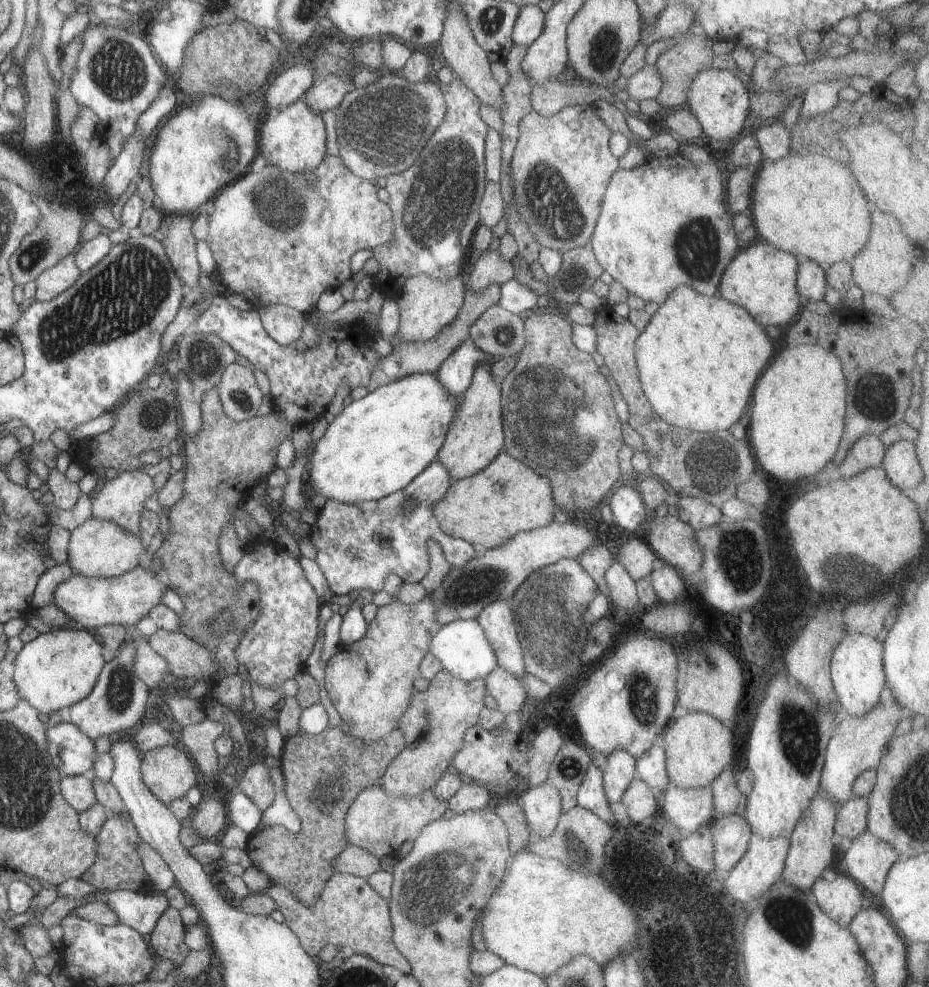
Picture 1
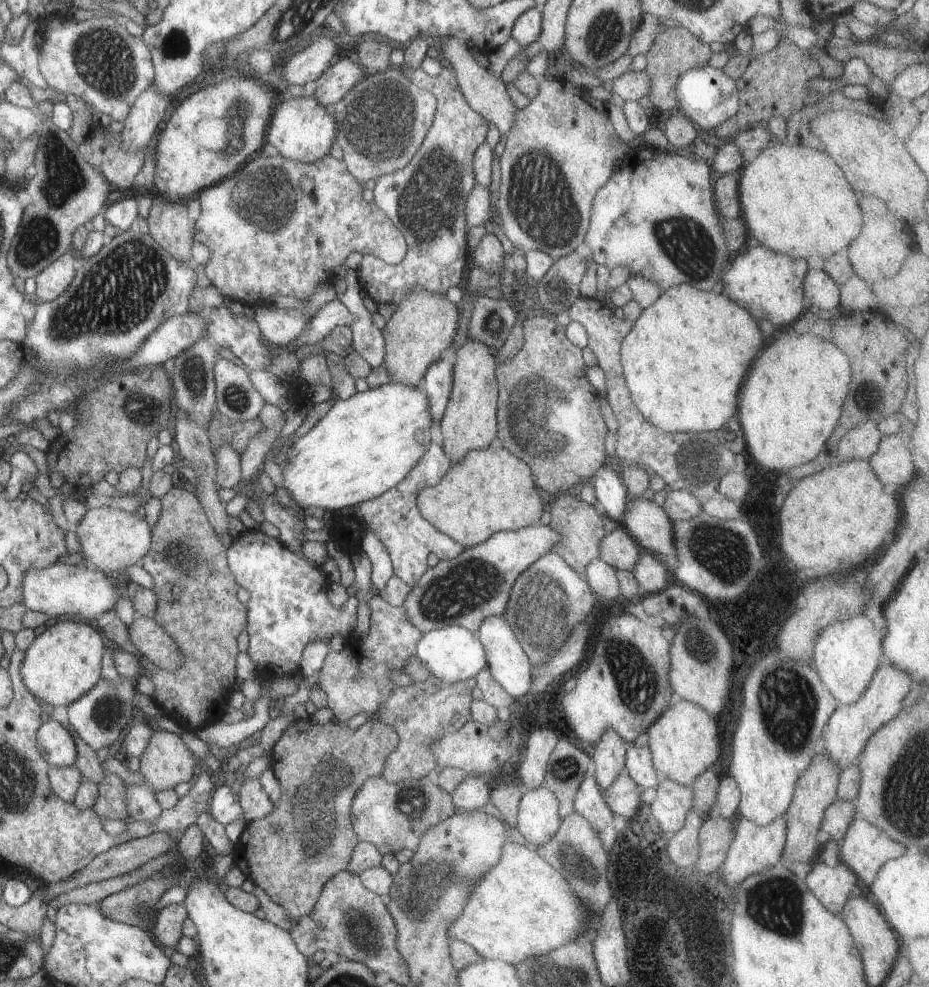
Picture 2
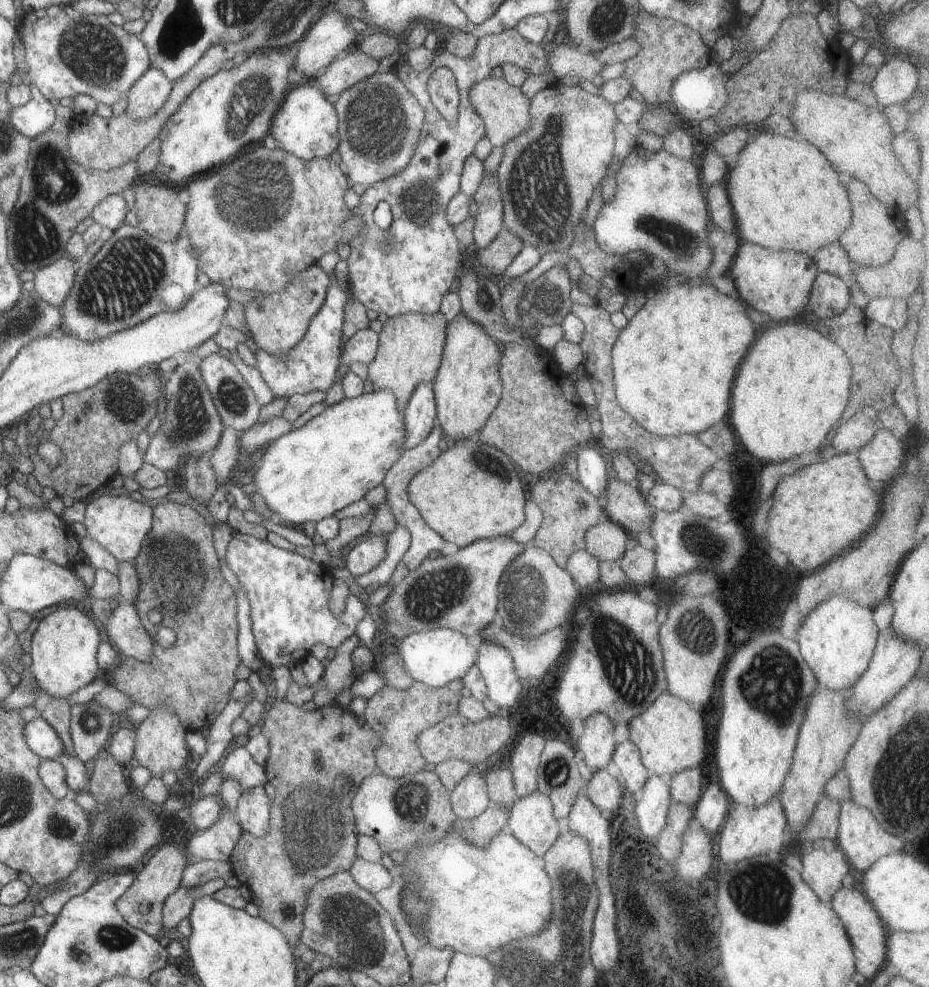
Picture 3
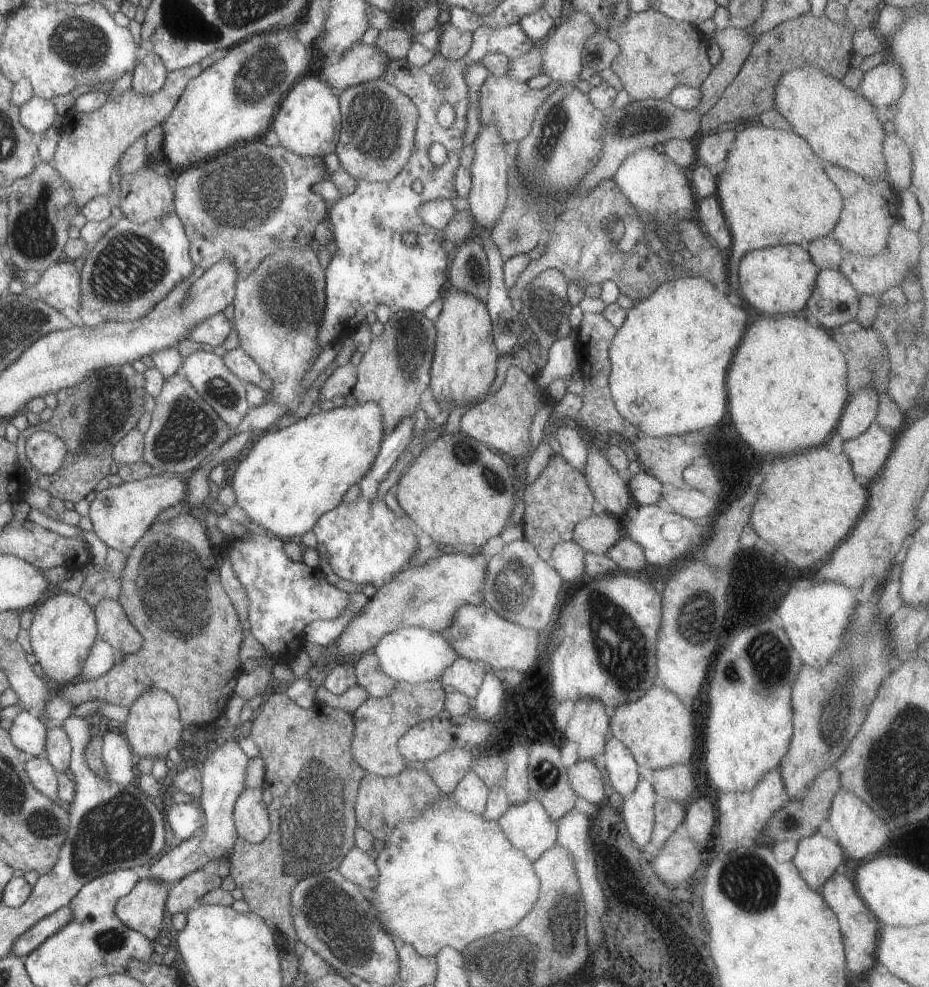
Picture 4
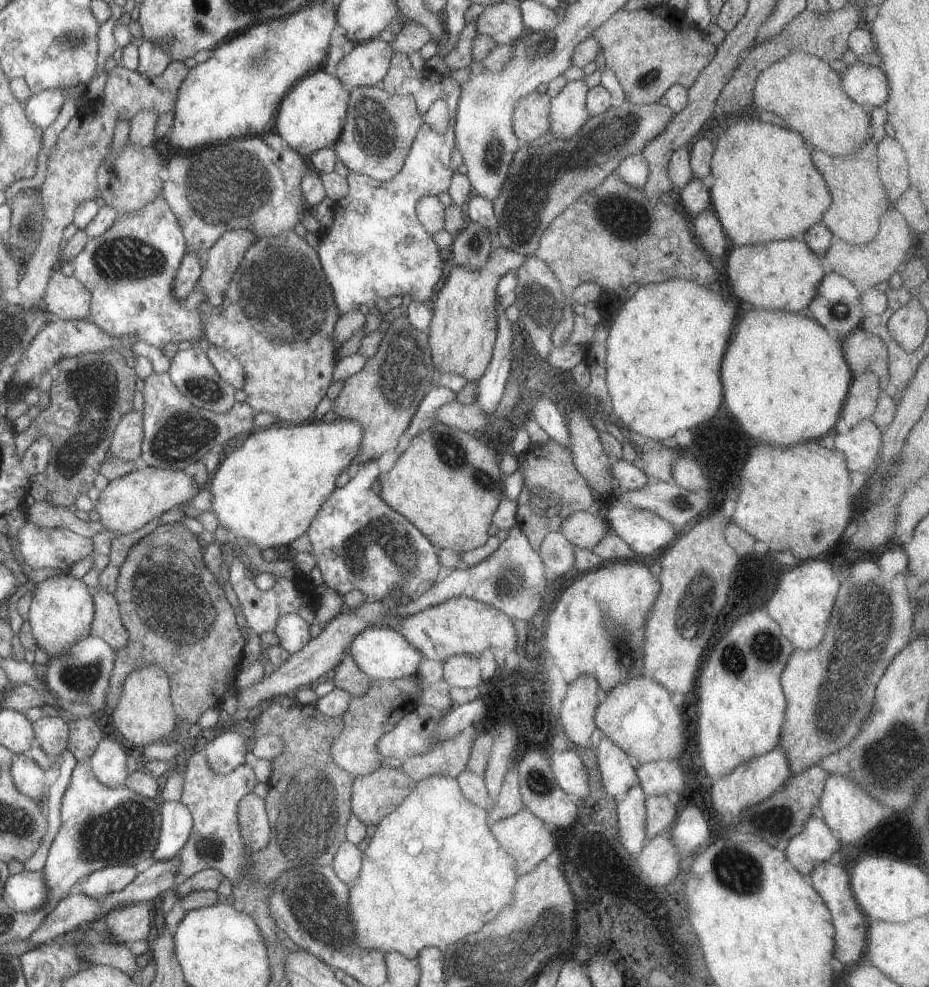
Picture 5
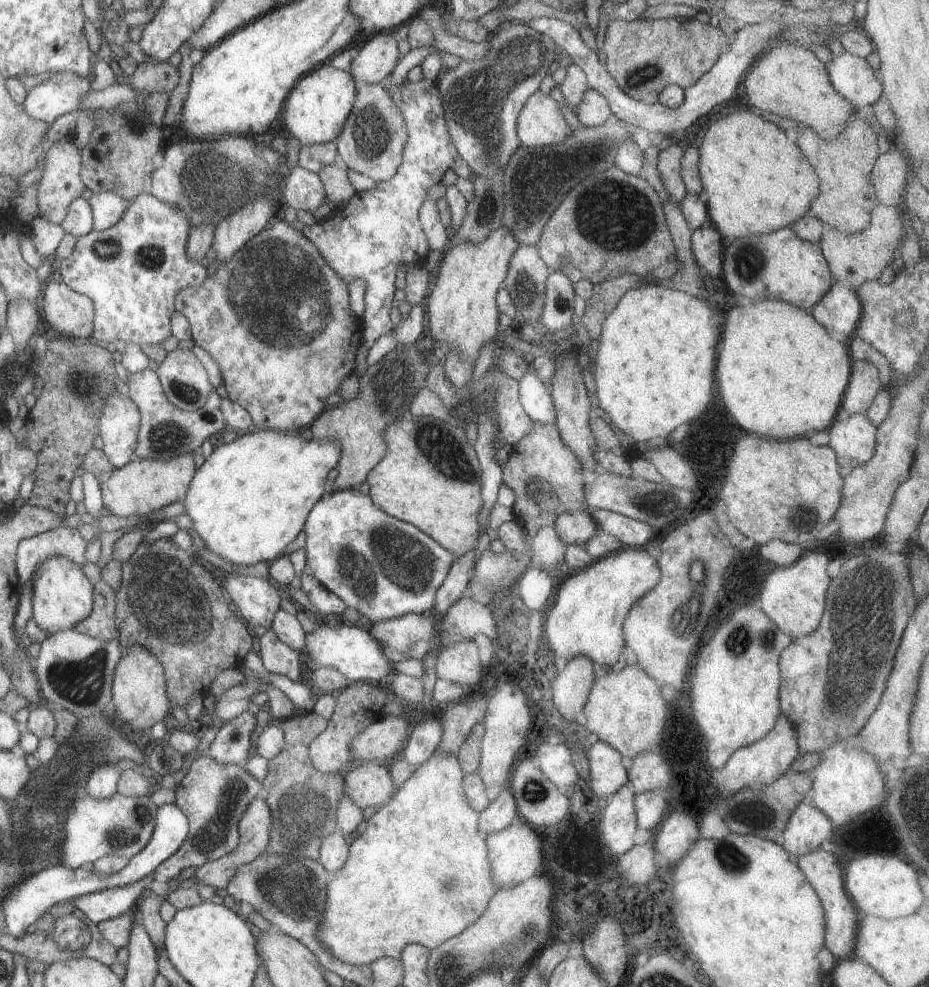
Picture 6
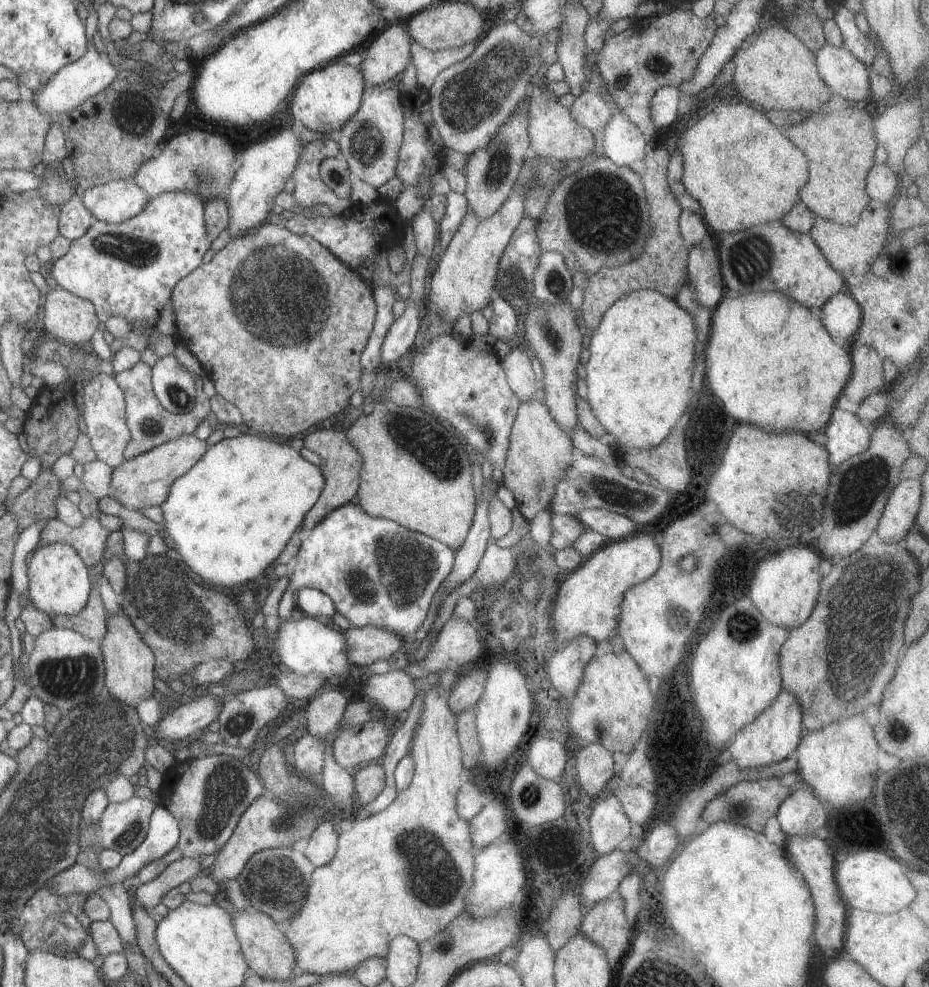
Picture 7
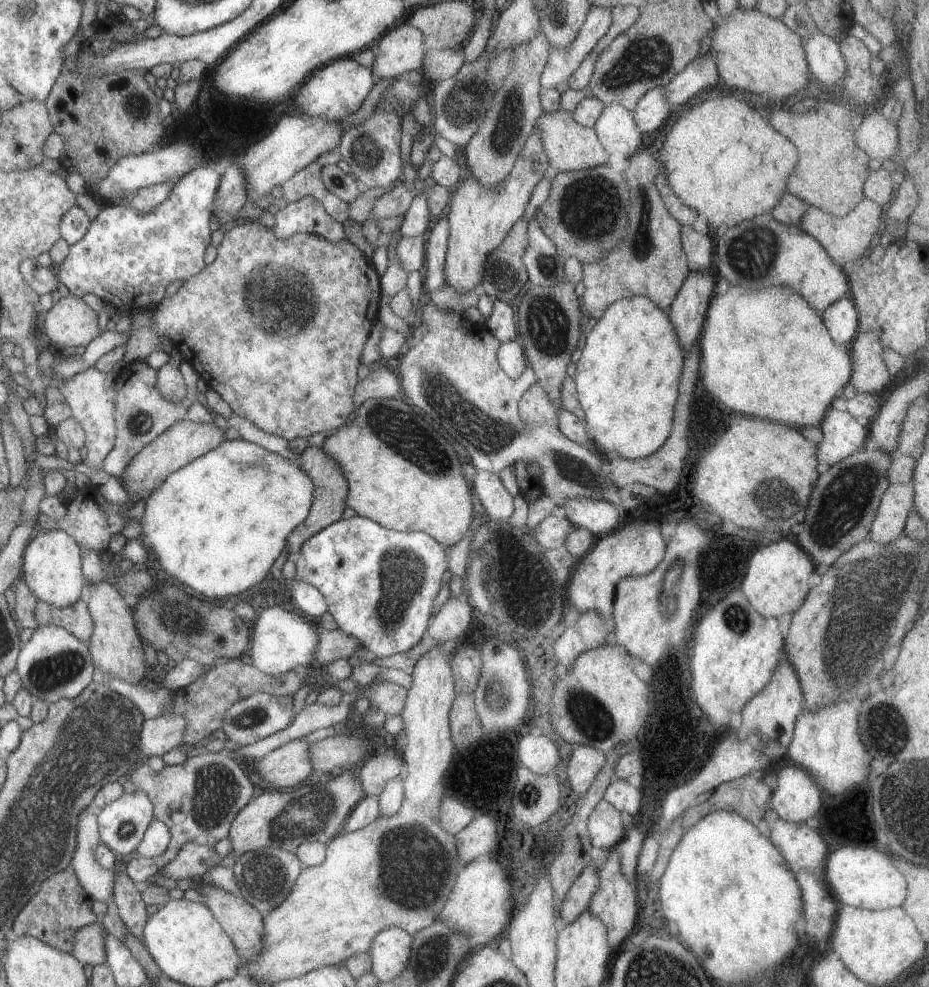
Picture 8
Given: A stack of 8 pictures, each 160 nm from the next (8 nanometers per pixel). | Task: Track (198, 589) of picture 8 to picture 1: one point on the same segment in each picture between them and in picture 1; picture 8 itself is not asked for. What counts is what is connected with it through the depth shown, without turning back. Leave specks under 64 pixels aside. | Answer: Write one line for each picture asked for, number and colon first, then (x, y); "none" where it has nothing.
1: (378, 444)
2: (365, 445)
3: (311, 473)
4: (292, 476)
5: (267, 492)
6: (251, 498)
7: (229, 517)

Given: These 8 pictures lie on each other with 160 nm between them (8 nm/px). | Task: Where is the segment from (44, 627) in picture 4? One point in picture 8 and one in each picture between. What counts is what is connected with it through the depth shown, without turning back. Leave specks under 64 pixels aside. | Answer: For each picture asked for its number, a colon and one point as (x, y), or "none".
5: (61, 612)
6: (61, 596)
7: (59, 584)
8: (52, 566)

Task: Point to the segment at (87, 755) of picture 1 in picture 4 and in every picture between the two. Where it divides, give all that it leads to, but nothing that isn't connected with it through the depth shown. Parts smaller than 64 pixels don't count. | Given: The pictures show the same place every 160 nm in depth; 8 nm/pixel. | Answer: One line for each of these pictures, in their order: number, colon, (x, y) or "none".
2: (56, 743)
3: (42, 737)
4: (30, 733)

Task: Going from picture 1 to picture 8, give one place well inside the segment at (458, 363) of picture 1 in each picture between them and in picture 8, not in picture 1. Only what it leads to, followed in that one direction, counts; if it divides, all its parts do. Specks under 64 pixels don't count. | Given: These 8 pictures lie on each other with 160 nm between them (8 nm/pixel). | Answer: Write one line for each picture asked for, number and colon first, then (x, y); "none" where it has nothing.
2: (438, 380)
3: (420, 416)
4: (368, 543)
5: (359, 542)
6: (385, 568)
7: (378, 573)
8: (379, 584)

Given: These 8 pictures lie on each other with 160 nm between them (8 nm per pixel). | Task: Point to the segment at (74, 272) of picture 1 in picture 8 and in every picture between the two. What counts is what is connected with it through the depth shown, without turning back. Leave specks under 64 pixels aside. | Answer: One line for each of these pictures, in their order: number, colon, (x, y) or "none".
2: (54, 279)
3: (52, 284)
4: (59, 286)
5: (65, 298)
6: (72, 314)
7: (71, 319)
8: (70, 322)

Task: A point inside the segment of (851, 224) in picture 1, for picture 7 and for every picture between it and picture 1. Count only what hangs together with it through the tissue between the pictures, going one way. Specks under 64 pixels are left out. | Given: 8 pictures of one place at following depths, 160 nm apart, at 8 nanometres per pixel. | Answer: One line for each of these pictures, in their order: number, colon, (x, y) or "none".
2: (794, 200)
3: (785, 195)
4: (772, 190)
5: (766, 188)
6: (756, 181)
7: (743, 172)

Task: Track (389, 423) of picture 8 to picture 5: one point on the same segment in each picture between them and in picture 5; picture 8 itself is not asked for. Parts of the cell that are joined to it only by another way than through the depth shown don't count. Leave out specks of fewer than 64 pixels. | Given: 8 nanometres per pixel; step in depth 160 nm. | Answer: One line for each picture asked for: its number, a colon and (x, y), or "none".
5: (447, 483)
6: (433, 481)
7: (416, 473)

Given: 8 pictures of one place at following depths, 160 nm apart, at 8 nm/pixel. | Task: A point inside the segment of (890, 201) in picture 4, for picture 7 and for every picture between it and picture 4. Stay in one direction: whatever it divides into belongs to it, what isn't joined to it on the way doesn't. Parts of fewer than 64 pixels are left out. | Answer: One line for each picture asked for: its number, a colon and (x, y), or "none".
5: (860, 200)
6: (845, 164)
7: (839, 140)

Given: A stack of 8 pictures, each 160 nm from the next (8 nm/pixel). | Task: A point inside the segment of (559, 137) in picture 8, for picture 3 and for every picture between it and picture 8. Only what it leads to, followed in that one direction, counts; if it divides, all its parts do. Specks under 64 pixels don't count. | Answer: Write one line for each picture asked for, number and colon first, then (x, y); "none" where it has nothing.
3: (504, 108)
4: (511, 105)
5: (531, 120)
6: (541, 123)
7: (553, 132)

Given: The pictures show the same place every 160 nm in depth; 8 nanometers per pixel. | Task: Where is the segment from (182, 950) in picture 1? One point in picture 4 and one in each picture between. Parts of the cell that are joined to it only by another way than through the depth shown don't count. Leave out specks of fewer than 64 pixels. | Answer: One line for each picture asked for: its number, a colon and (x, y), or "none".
2: (167, 927)
3: (177, 906)
4: (185, 894)

